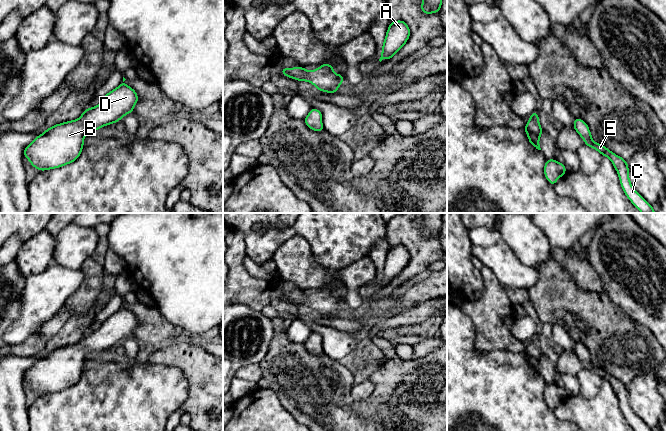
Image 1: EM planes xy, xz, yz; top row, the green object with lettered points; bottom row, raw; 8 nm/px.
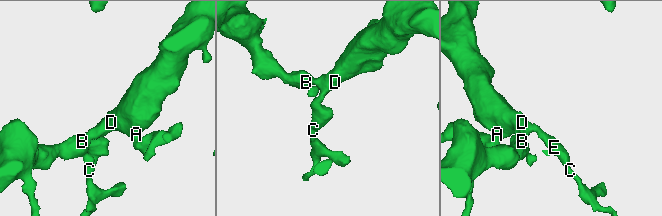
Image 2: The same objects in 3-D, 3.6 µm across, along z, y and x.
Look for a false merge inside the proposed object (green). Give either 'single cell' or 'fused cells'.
single cell

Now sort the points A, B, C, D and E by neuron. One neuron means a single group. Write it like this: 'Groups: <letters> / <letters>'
Groups: A B C D E

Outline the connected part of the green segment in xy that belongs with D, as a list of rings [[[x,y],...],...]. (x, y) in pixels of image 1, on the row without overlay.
[[[123,301],[123,306],[107,317],[100,328],[87,332],[78,343],[53,349],[37,360],[23,375],[23,379],[30,388],[40,395],[70,388],[80,380],[84,371],[84,362],[90,355],[96,356],[99,352],[117,347],[125,339],[133,337],[134,330],[138,326],[138,319],[133,312],[124,307],[125,304]]]

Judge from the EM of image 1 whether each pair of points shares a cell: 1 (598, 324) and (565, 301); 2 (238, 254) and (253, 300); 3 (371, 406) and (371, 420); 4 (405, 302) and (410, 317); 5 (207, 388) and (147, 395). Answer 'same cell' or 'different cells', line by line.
1: same cell
2: same cell
3: same cell
4: different cells
5: different cells

